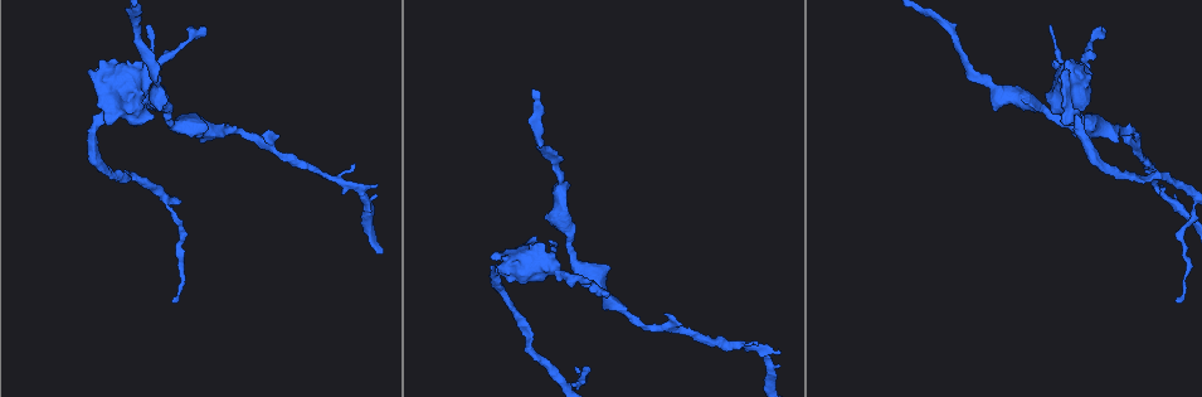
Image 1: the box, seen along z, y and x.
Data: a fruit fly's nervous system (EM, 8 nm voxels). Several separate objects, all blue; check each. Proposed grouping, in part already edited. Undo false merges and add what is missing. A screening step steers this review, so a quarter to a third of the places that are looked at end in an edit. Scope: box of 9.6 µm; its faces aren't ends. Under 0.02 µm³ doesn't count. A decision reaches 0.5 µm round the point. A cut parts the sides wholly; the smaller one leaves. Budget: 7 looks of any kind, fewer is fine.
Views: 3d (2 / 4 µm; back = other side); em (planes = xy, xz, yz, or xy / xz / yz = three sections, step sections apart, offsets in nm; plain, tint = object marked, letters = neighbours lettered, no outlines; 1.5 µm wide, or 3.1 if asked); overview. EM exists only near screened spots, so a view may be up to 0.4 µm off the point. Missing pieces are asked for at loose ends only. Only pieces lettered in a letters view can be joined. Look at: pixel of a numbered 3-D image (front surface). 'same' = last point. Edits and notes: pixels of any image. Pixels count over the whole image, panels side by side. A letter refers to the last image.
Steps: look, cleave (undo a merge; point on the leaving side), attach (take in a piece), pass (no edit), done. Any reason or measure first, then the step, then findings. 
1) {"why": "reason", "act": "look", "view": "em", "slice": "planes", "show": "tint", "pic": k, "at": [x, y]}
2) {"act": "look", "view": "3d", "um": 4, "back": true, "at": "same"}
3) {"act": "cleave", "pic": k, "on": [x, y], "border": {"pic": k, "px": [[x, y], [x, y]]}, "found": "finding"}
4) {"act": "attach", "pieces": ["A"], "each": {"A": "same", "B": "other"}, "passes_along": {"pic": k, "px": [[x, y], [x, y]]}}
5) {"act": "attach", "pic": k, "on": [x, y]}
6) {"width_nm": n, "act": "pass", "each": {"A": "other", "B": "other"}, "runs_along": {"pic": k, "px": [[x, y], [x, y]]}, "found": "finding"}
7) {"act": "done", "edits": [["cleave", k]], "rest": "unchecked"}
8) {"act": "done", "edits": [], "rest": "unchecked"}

{"why": "an open end", "act": "look", "view": "em", "slice": "planes", "show": "tint", "pic": 1, "at": [1104, 29]}

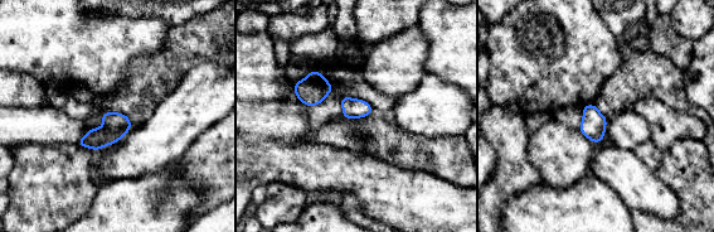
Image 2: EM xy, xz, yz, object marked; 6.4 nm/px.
{"act": "look", "view": "em", "slice": "planes", "show": "letters", "at": "same"}

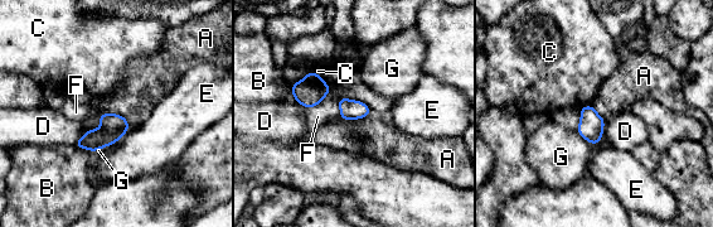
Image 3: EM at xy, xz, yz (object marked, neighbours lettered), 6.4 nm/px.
{"width_nm": 130, "act": "pass", "each": {"A": "other", "B": "other", "C": "other", "D": "other", "E": "other", "F": "other", "G": "other"}, "border": {"pic": 3, "px": [[98, 114], [120, 114], [129, 126]]}, "found": "no lettered piece goes on from it"}

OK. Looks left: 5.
{"why": "calibre changes", "act": "look", "view": "3d", "um": 2, "pic": 1, "at": [558, 172]}

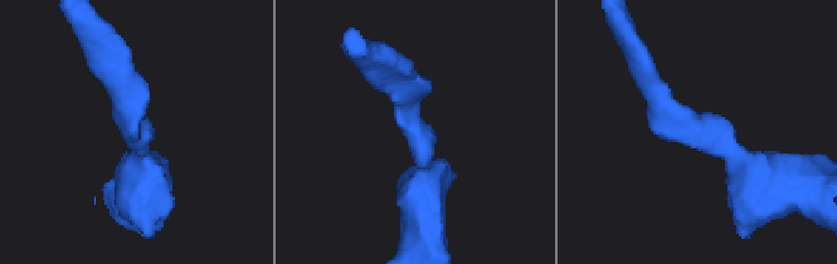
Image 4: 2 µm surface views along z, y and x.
{"arm_widths_nm": [170, 360], "why": "need the tissue", "act": "look", "view": "em", "slice": "planes", "show": "plain", "pic": 4, "at": [418, 132]}

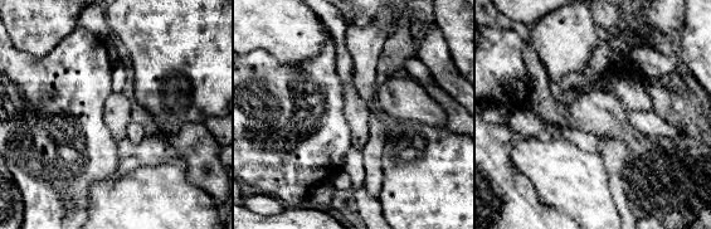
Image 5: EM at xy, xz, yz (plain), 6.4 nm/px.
{"act": "look", "view": "em", "slice": "planes", "show": "letters", "at": "same"}

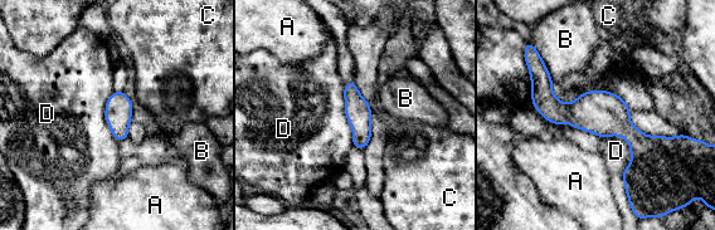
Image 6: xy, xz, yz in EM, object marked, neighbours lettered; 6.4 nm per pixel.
{"act": "pass", "each": {"A": "other", "B": "other", "C": "other", "D": "other"}, "found": "all the same cell"}

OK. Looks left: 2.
{"why": "tapers out", "act": "look", "view": "em", "slice": "planes", "show": "letters", "pic": 1, "at": [552, 239]}

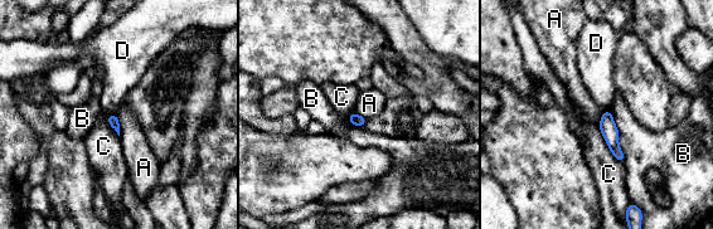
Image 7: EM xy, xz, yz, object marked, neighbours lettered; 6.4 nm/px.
{"longest_contact_nm": ["C", 280], "act": "pass", "each": {"A": "other", "B": "other", "C": "other", "D": "other"}, "runs_along": {"pic": 7, "px": [[606, 115], [606, 125], [620, 157]]}, "found": "none of them fits"}

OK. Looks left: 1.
{"act": "done", "edits": [], "rest": "unchecked"}

